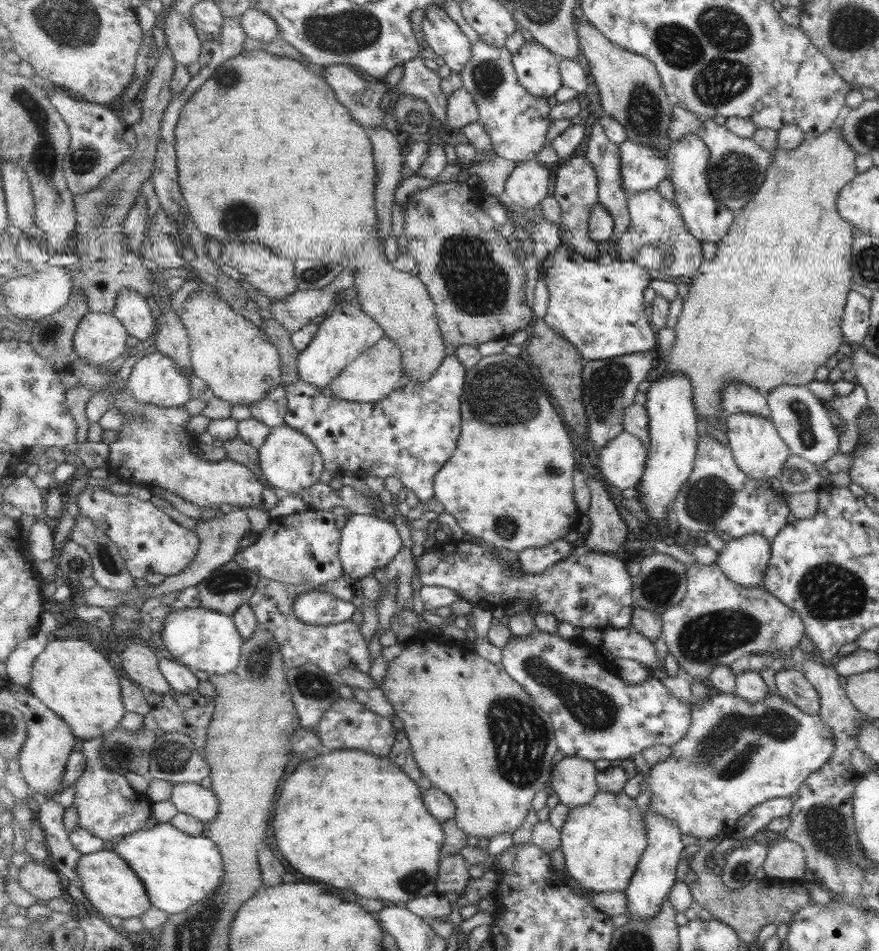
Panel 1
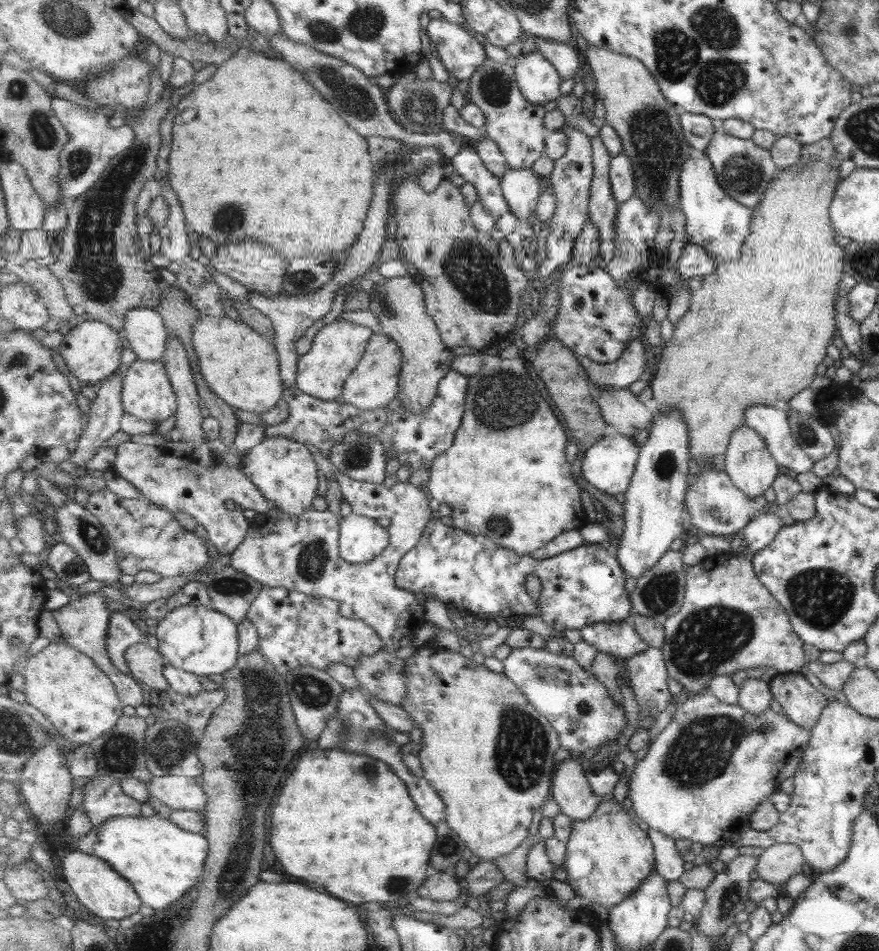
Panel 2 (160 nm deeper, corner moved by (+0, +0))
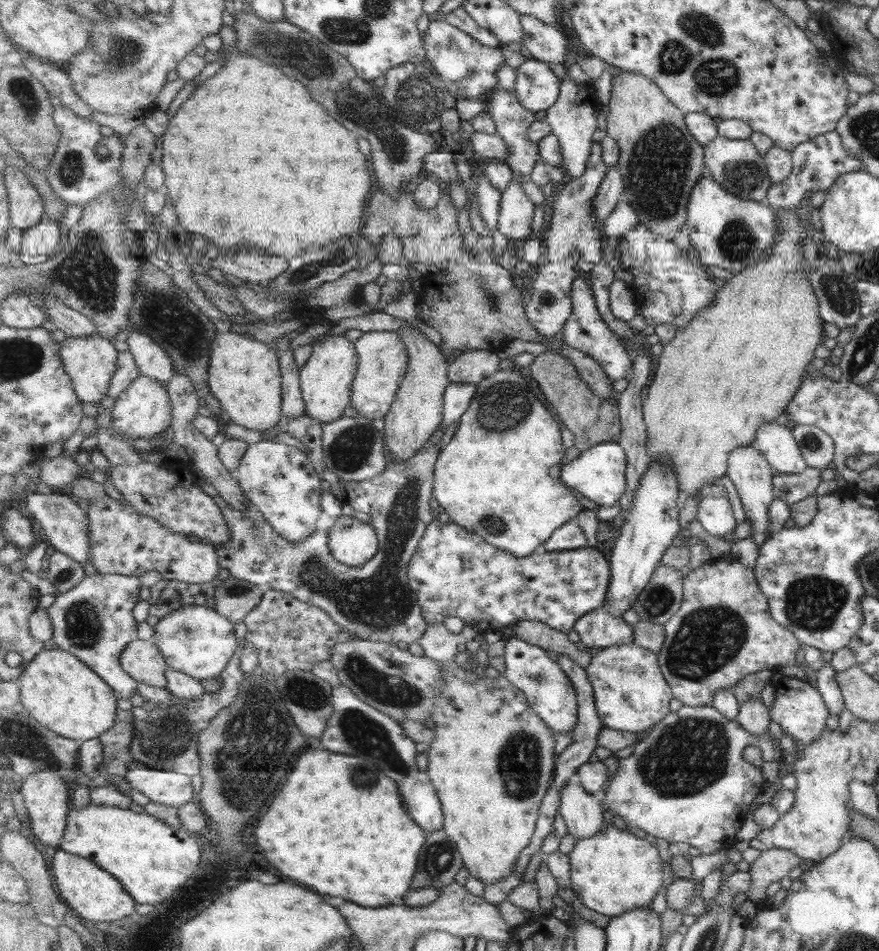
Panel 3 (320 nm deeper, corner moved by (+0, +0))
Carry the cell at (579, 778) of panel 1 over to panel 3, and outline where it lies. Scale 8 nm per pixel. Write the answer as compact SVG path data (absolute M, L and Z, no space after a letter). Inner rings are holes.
M573 779L562 790L559 813L575 839L591 838L604 826L601 796L587 792Z

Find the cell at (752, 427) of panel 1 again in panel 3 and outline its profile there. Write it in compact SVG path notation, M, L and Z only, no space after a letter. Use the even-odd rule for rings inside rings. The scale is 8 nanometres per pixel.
M756 444L736 448L728 460L727 476L732 481L737 492L739 493L744 514L746 515L745 524L748 522L753 536L756 540L764 541L771 535L769 507L771 506L775 493L773 492L773 467L772 464L765 458L765 455L760 451Z

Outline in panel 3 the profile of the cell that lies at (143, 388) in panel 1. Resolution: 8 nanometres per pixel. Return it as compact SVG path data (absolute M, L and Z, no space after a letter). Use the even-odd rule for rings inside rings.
M140 374L131 386L118 396L112 407L112 430L119 440L135 440L144 438L147 441L159 434L163 434L169 426L172 426L173 410L172 400L168 393L168 387L150 376Z

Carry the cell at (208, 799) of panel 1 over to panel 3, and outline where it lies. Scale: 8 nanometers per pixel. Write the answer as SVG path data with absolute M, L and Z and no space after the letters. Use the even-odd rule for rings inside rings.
M133 761L128 767L128 773L125 776L128 784L157 804L179 808L182 804L197 801L191 777L185 773L171 772L167 769L153 769L141 761Z

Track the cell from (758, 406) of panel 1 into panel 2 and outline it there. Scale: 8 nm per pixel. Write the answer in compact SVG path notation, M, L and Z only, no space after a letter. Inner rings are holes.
M754 404L748 408L746 417L748 425L765 439L780 469L792 475L811 470L815 460L796 445L781 407Z

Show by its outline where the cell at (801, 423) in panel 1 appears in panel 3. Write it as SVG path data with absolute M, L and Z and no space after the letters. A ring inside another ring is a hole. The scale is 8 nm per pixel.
M807 424L796 425L790 431L808 468L820 470L831 465L834 446L828 434Z

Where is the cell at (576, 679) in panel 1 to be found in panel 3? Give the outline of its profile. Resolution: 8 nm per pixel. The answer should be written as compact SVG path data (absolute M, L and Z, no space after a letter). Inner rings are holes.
M517 636L508 639L504 675L528 698L529 703L543 720L557 733L572 733L578 721L577 689L565 674L556 657L539 645L521 640Z

